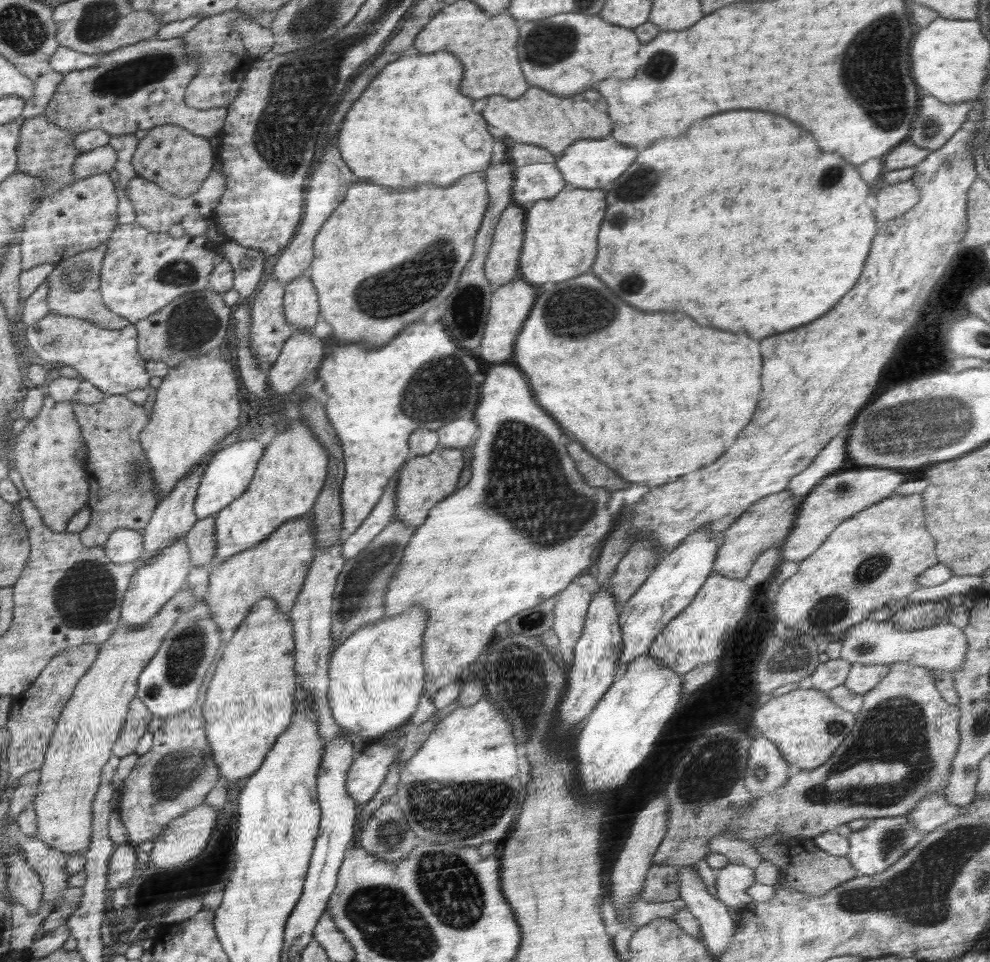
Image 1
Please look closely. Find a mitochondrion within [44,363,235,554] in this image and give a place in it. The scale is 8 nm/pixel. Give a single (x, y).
(135, 476)

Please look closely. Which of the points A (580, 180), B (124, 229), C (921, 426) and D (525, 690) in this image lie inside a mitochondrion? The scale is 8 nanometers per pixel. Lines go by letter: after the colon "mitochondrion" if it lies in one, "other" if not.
A: other
B: other
C: mitochondrion
D: mitochondrion

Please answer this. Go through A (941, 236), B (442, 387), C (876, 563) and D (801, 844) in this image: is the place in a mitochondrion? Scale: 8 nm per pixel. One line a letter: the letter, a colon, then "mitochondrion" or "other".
A: other
B: mitochondrion
C: mitochondrion
D: other

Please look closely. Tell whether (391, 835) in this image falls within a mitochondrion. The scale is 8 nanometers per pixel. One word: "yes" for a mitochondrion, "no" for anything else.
yes

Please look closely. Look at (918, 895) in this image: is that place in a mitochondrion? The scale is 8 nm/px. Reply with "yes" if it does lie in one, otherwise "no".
yes

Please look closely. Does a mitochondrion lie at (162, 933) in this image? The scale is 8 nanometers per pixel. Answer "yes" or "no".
no

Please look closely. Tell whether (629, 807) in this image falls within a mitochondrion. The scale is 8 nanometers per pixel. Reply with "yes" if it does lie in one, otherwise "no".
no

